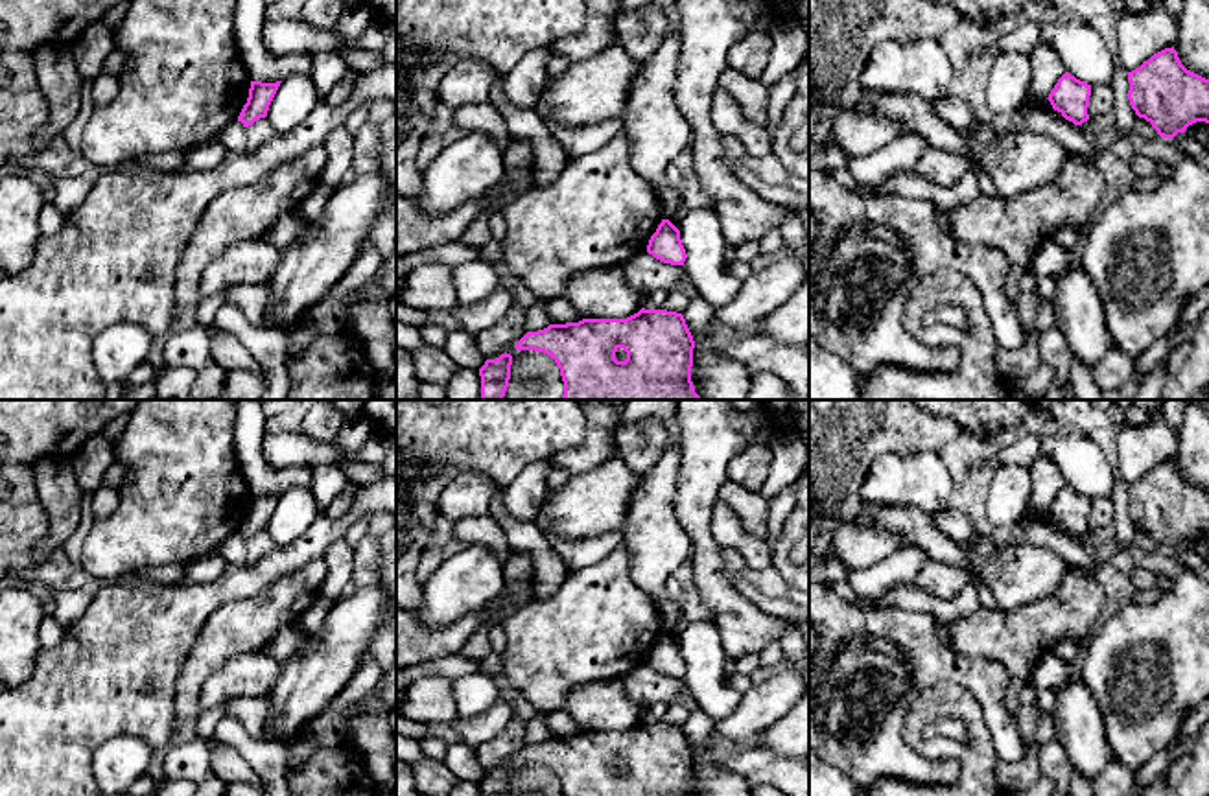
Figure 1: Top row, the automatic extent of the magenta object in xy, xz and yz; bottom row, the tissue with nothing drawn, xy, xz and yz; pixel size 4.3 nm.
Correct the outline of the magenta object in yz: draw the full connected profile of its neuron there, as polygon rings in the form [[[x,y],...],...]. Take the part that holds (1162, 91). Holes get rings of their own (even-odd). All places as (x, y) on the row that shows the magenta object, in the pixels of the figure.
[[[1174,46],[1128,72],[1128,81],[1132,109],[1159,136],[1174,138],[1196,122],[1209,123],[1209,79],[1187,70]]]

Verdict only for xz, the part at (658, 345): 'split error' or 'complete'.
complete

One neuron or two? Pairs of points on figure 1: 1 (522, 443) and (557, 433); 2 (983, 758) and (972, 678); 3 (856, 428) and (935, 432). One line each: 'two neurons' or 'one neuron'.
1: one neuron
2: two neurons
3: one neuron

